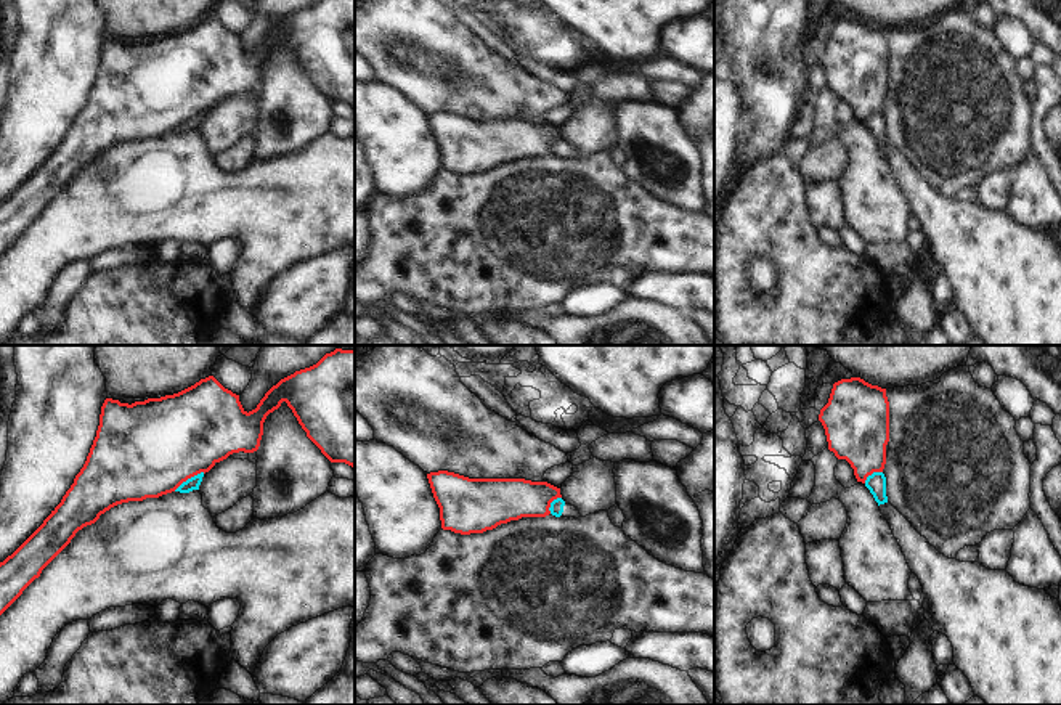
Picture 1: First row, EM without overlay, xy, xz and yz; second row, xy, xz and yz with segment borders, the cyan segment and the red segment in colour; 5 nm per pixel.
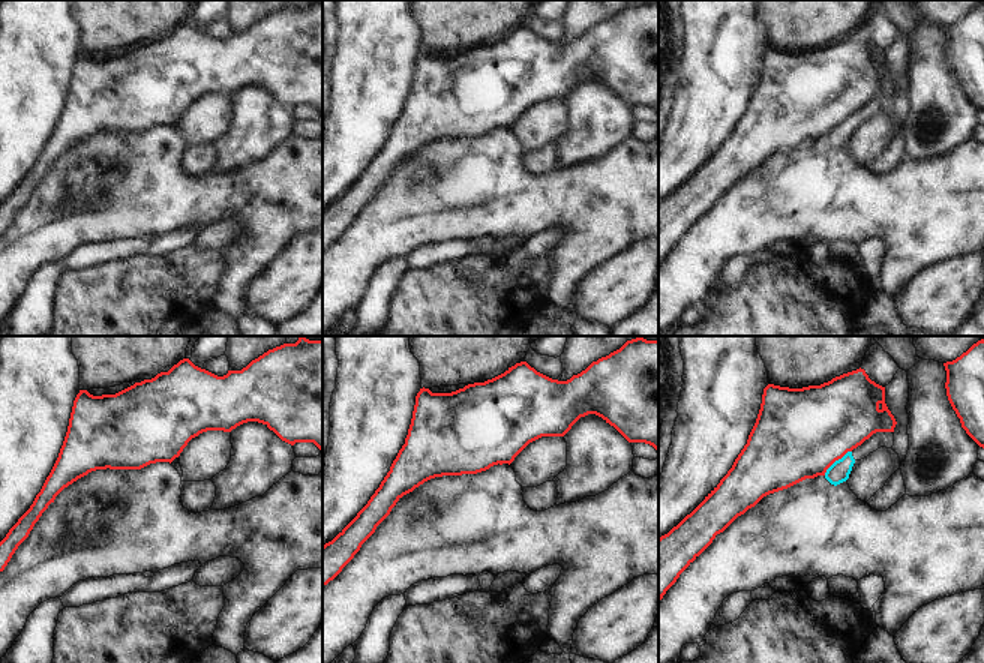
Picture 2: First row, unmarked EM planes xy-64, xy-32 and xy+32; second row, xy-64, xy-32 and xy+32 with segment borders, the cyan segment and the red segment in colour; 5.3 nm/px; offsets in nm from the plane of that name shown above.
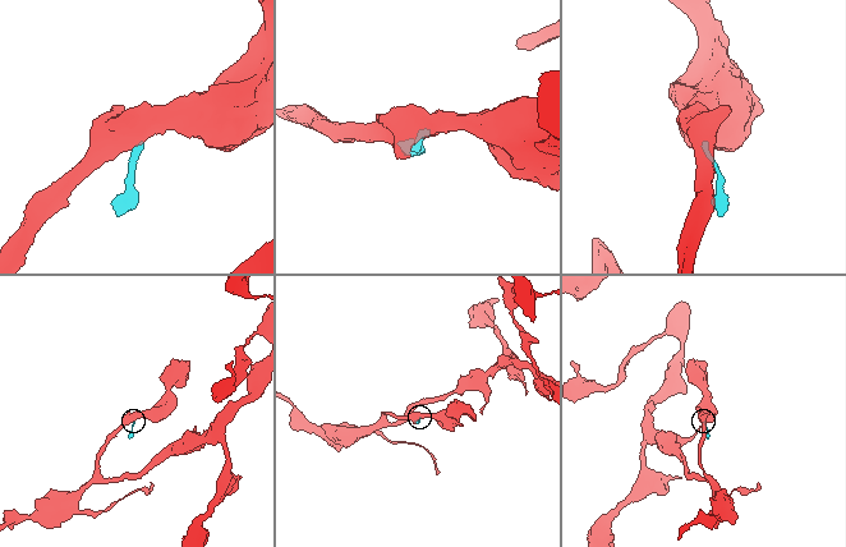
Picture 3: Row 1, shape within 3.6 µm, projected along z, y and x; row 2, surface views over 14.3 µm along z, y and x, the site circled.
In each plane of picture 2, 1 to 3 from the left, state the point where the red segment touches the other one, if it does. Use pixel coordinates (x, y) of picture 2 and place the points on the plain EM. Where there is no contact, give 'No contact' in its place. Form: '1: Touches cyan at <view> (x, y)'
1: No contact
2: No contact
3: Touches cyan at xy+32 (836, 125).

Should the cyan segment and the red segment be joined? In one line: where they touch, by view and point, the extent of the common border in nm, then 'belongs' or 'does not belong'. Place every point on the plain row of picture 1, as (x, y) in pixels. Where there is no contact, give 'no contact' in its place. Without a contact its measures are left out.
contact xy (188, 119); length 180 nm; does not belong

